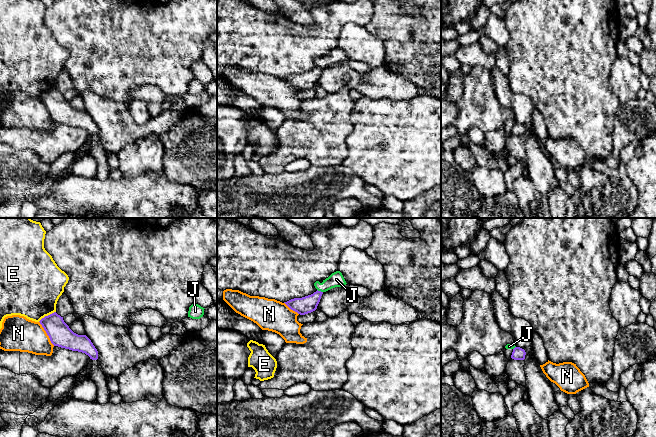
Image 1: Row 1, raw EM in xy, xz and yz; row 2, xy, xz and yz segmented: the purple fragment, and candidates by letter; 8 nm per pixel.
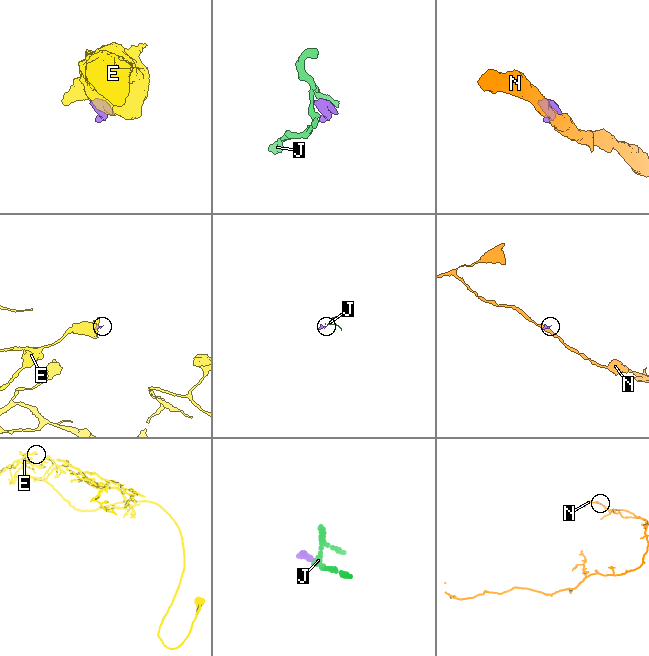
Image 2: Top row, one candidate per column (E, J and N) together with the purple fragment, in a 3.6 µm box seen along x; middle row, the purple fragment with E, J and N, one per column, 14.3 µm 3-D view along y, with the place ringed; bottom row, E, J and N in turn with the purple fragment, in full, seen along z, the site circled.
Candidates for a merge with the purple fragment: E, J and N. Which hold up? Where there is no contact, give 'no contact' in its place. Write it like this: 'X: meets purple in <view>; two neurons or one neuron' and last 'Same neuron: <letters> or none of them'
E: meets purple in xy; two neurons
J: meets purple in xz; two neurons
N: meets purple in xy; two neurons
Same neuron: none of them

